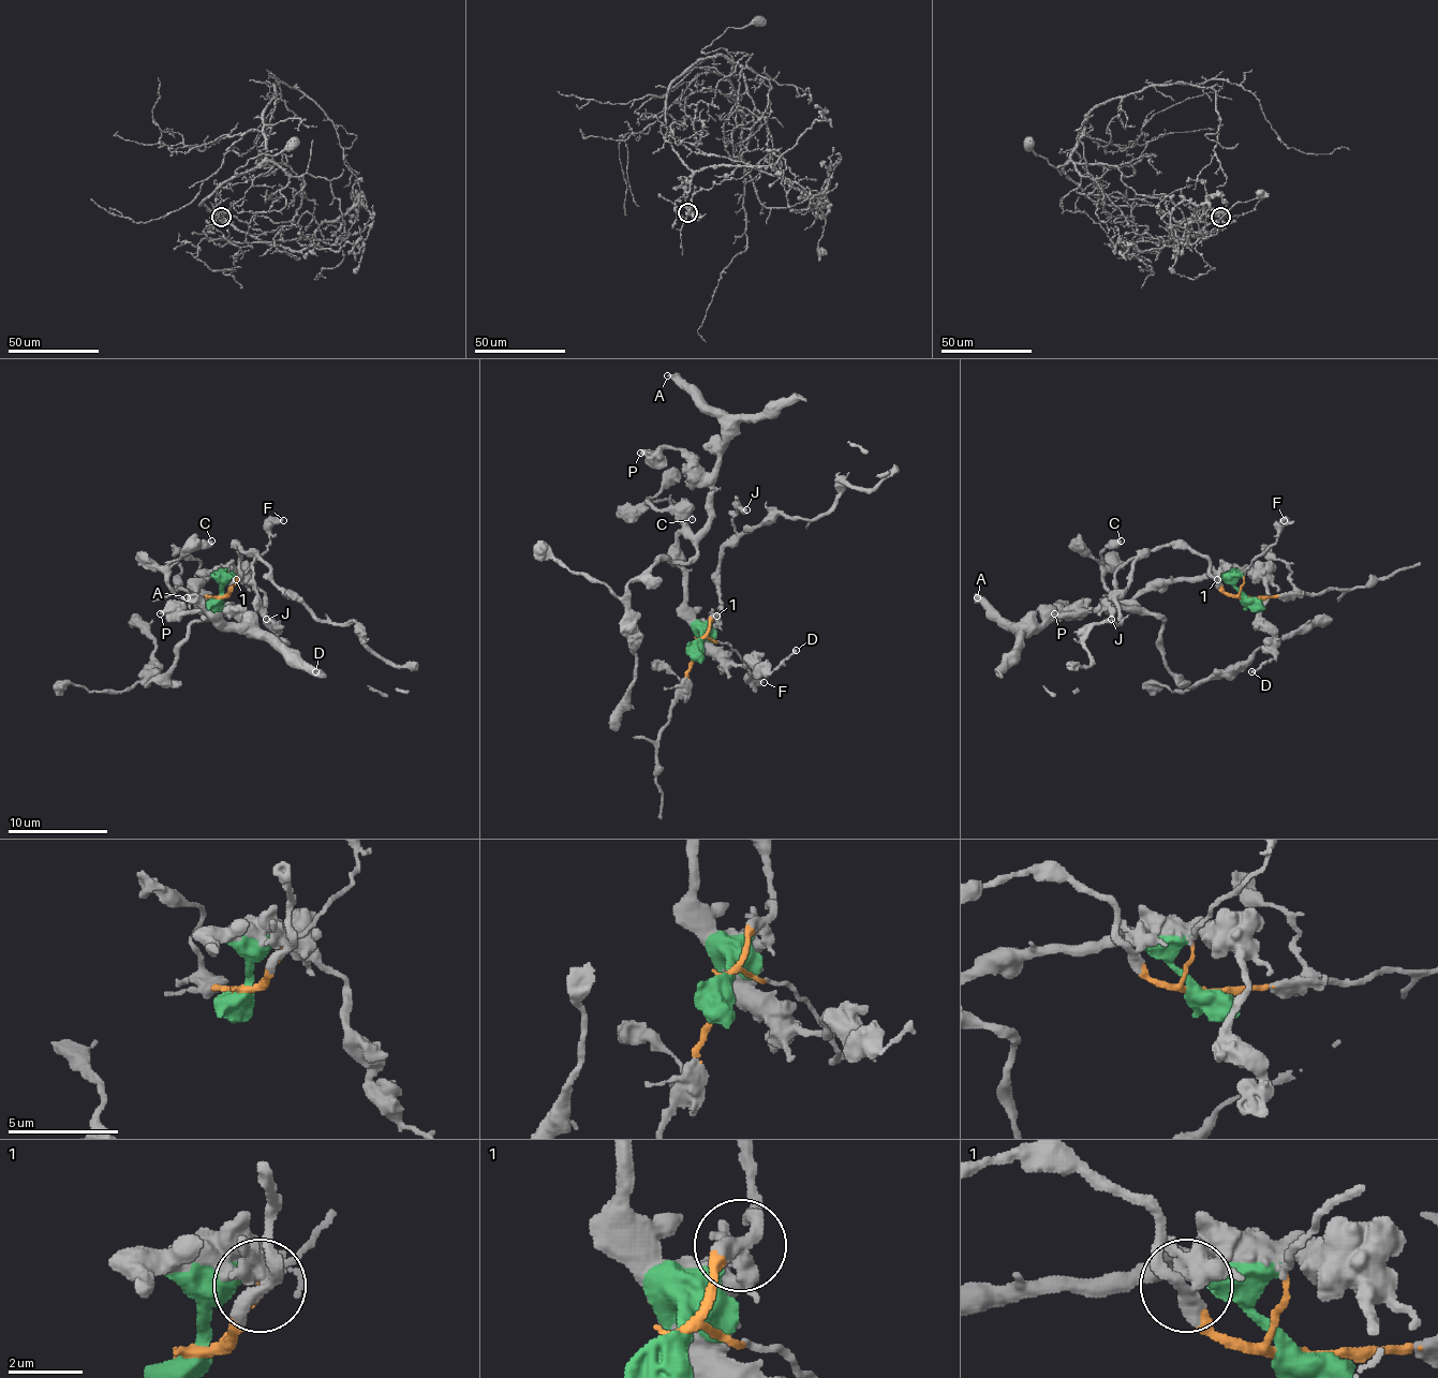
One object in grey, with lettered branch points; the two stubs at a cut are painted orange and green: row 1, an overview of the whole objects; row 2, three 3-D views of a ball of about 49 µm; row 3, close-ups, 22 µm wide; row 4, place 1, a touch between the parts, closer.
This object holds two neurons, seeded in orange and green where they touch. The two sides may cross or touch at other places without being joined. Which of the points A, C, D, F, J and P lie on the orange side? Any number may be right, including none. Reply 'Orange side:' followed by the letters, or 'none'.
Orange side: F, J

